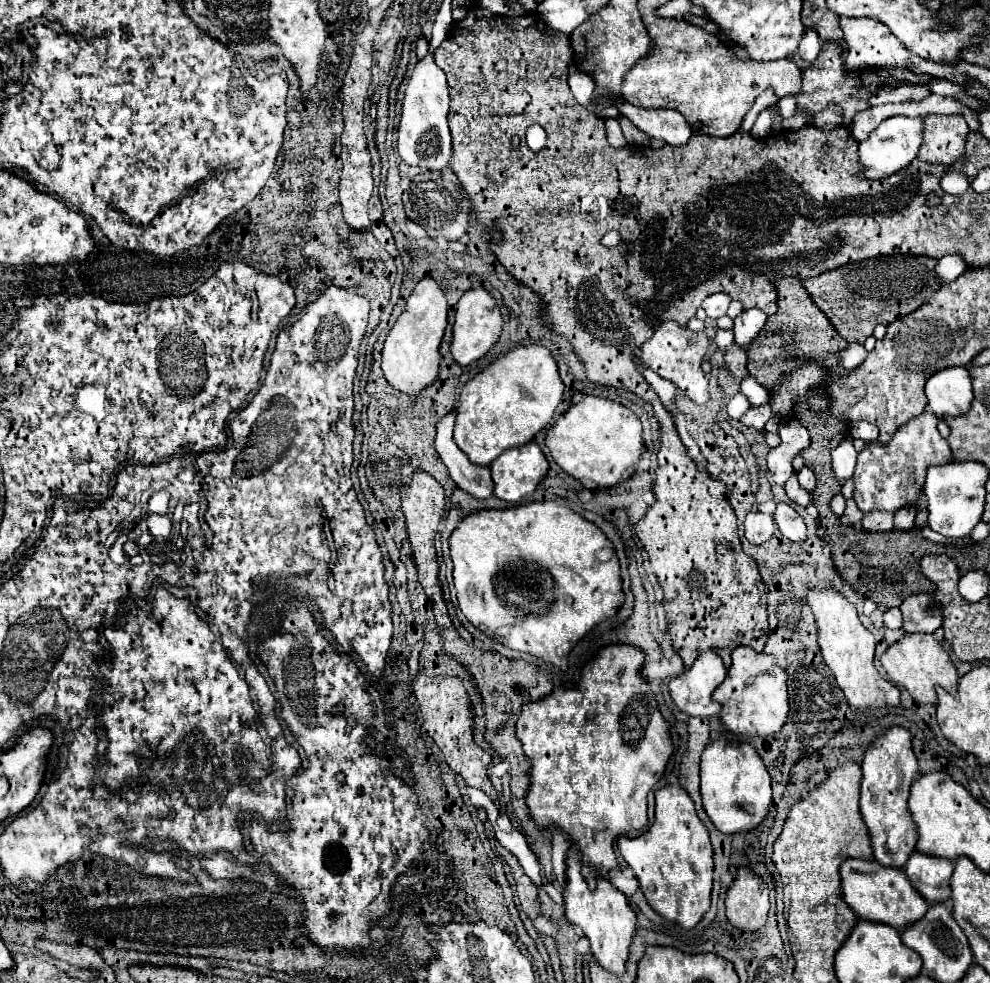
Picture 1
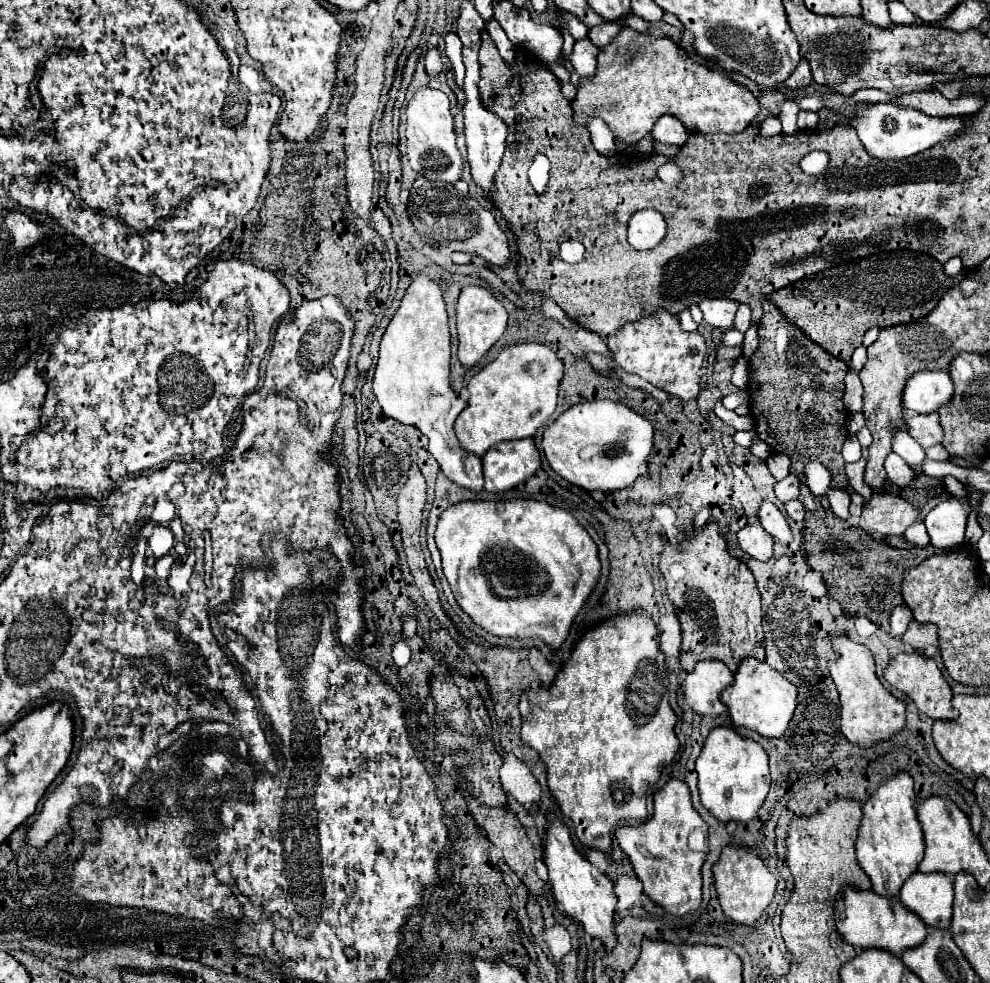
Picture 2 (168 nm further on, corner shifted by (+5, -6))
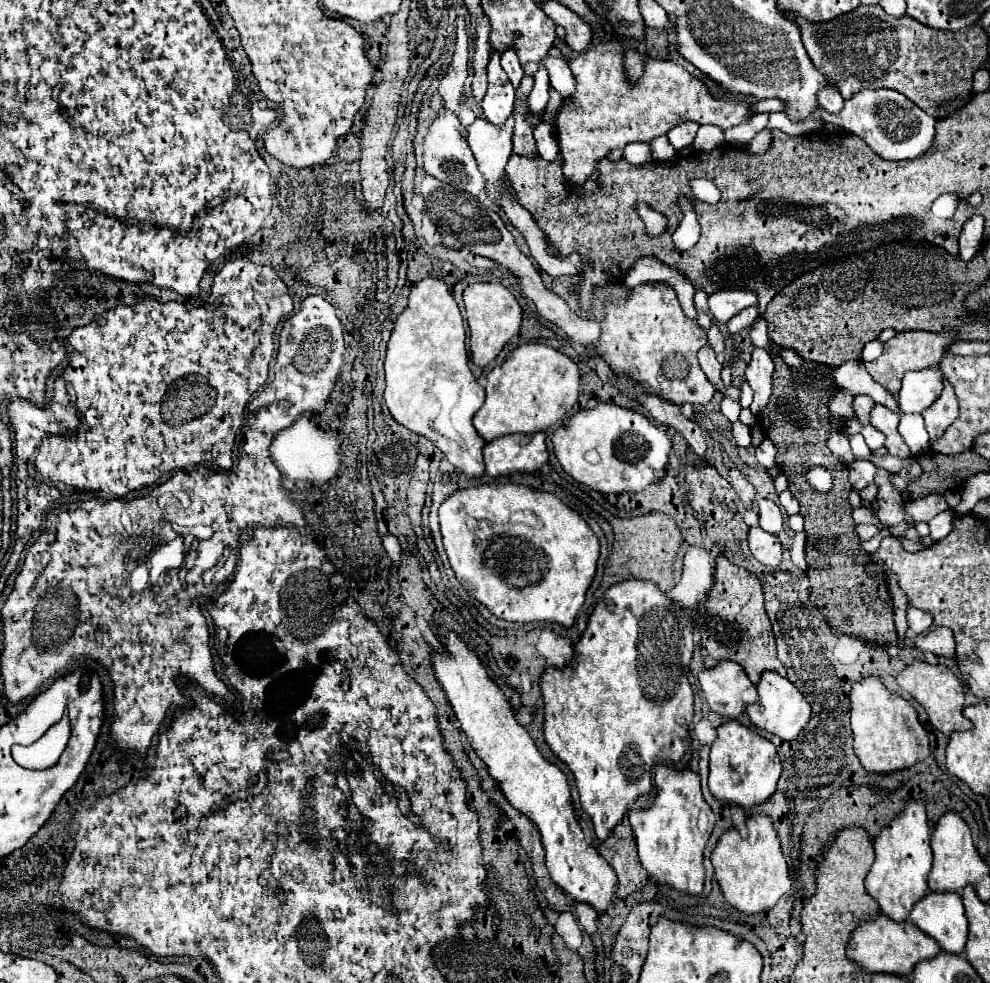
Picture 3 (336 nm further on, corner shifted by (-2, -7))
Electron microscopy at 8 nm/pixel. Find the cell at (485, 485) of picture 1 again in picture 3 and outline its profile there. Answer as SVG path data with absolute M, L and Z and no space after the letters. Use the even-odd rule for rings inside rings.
M436 277L418 281L388 341L384 399L400 425L430 439L446 459L468 477L480 477L484 473L484 439L476 433L472 417L482 407L486 391L478 385L468 367L464 339L464 321L446 283Z

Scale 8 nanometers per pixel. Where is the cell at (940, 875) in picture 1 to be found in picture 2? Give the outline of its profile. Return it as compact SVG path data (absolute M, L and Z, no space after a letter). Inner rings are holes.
M915 872L905 880L899 900L915 912L925 924L935 928L949 928L951 904L953 904L953 880L951 876L921 874Z

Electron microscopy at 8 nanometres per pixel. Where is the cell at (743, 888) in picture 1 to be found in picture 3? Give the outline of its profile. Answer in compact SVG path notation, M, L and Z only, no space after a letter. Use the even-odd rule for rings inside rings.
M752 813L746 819L748 837L742 839L740 833L730 827L718 841L712 851L712 865L716 881L724 893L724 899L746 915L754 915L760 911L768 911L776 905L776 901L786 895L792 887L788 865L780 849L780 839L774 827L774 821L764 813Z

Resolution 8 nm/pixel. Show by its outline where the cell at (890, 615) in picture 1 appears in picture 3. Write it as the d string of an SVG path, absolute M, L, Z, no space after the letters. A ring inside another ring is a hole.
M908 607L908 625L914 633L922 633L924 629L928 629L934 623L934 617L926 611L920 611L916 607Z

